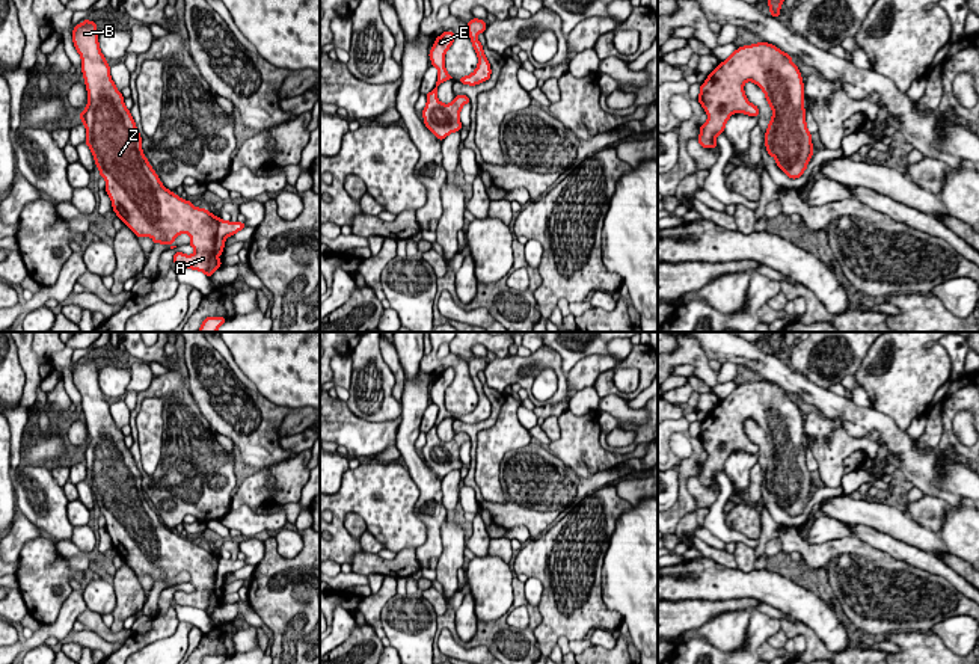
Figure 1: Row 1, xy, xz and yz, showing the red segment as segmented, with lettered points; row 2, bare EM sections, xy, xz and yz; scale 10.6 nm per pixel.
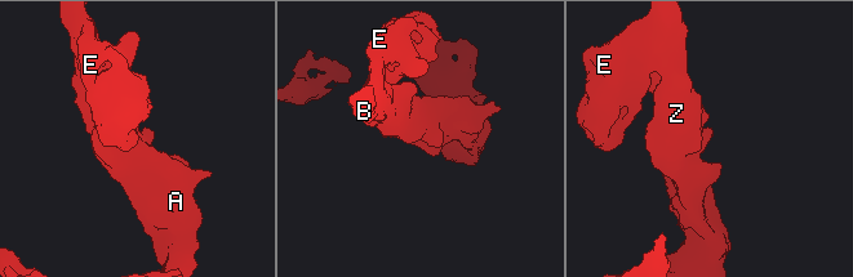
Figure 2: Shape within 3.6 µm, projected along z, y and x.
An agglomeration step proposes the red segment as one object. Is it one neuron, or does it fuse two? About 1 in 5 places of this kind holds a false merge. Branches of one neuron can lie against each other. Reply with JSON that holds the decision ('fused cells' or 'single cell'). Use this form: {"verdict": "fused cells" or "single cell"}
{"verdict": "single cell"}

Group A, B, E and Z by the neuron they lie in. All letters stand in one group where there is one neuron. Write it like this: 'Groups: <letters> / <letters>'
Groups: A B E Z

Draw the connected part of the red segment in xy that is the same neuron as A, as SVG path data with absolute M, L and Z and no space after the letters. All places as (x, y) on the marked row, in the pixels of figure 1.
M84 20L72 30L72 42L81 57L81 72L87 89L87 106L80 113L86 127L86 145L92 151L100 175L106 180L106 192L112 199L113 211L136 234L136 237L151 237L155 243L173 246L180 234L190 235L192 255L175 252L175 267L193 269L208 278L222 266L217 258L223 254L225 240L241 231L243 222L226 222L211 214L205 208L192 205L173 192L167 190L142 151L142 137L137 131L130 110L124 104L122 92L116 89L110 77L110 66L106 62L98 44L95 21Z

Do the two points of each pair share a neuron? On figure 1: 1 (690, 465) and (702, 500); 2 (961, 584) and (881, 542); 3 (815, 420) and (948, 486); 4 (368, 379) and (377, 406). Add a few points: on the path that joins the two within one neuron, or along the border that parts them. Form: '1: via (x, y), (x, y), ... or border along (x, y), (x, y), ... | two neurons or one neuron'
1: border along (690, 476), (687, 491), (699, 507) | two neurons
2: via (942, 569), (901, 551) | one neuron
3: border along (845, 432), (854, 436), (875, 432), (880, 445) | two neurons
4: via (371, 385), (373, 400) | one neuron

